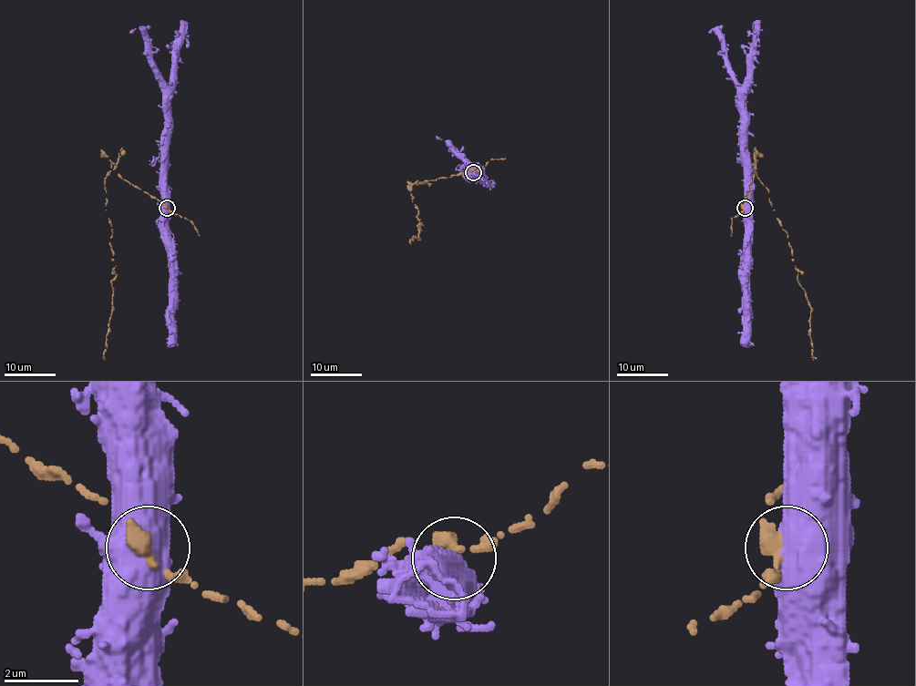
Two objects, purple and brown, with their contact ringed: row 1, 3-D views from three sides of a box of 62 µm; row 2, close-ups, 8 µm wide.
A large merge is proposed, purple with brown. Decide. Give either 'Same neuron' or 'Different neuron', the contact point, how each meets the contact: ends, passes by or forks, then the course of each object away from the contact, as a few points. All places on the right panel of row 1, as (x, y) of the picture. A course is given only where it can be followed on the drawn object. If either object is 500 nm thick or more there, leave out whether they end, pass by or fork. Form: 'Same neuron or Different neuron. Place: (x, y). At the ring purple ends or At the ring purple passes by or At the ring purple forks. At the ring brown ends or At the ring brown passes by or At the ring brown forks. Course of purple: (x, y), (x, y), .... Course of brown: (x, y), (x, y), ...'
Different neuron. Place: (745, 208). Course of purple: (745, 208), (741, 87), (718, 34), (713, 28), (709, 32). Course of brown: (744, 208), (756, 168), (787, 234), (798, 282), (811, 308), (809, 336), (816, 358)

